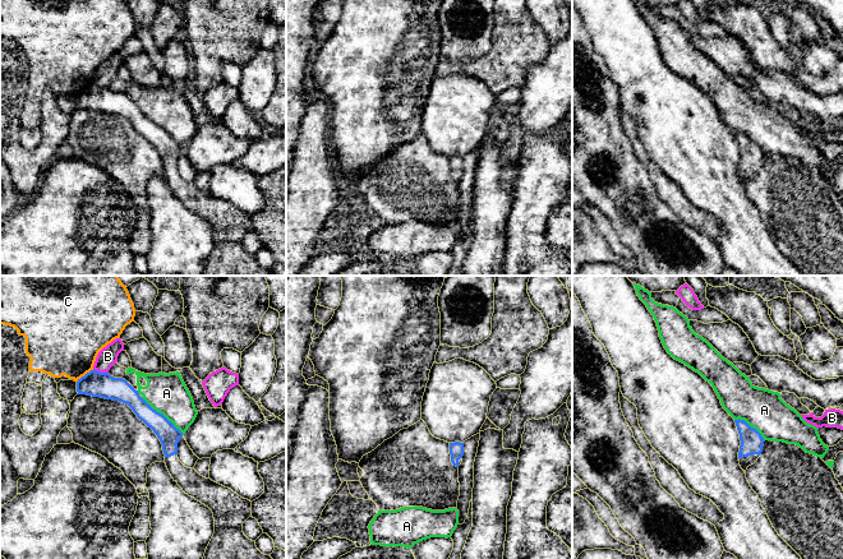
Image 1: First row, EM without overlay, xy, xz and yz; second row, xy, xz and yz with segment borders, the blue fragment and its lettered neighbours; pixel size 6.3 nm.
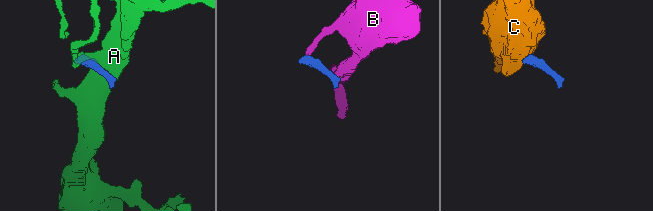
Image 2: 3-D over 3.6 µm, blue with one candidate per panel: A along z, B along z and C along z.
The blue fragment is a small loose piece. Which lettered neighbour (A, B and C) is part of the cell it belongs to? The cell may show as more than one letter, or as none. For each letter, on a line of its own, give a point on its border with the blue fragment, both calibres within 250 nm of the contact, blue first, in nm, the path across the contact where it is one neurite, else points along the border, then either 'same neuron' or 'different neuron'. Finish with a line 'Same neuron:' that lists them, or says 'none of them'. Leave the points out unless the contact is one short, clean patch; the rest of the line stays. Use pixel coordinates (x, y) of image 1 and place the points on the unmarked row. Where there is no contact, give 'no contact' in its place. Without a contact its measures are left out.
A: contact xy (161, 128); calibres 140 and 260 nm; different neuron
B: contact xy (101, 87); calibres 160 and 120 nm; border xy (93, 82), (107, 87); different neuron
C: contact xy (86, 88); calibres 160 and 440 nm; border xy (93, 83), (77, 96); different neuron
Same neuron: none of them

